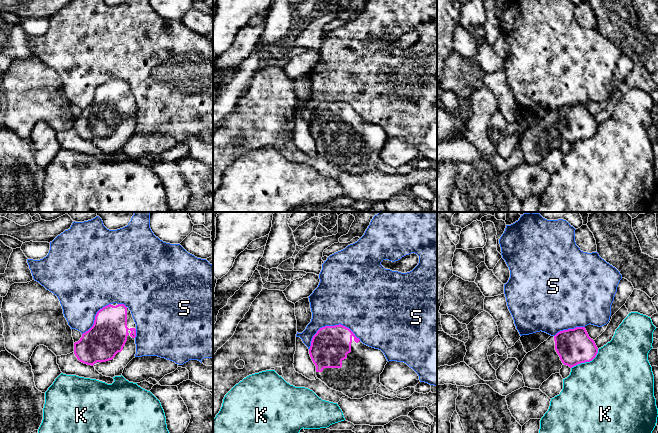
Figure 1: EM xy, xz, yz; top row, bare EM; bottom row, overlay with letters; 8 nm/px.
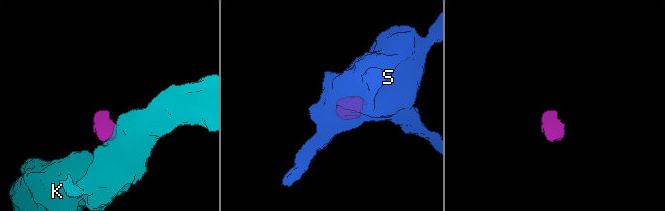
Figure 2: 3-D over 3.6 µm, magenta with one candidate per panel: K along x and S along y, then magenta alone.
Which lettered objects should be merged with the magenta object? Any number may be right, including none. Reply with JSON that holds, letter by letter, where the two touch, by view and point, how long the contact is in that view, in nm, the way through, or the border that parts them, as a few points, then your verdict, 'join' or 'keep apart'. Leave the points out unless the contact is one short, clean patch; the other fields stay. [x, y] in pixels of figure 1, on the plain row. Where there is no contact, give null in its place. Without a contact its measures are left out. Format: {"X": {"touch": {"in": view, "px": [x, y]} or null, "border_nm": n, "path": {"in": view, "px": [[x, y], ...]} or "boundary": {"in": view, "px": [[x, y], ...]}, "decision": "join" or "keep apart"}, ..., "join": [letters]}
{"K": {"touch": {"in": "yz", "px": [586, 137]}, "border_nm": 280, "boundary": {"in": "yz", "px": [[598, 125], [598, 128], [591, 136], [578, 139], [571, 144]]}, "decision": "keep apart"}, "S": {"touch": {"in": "xz", "px": [329, 102]}, "border_nm": 420, "decision": "keep apart"}, "join": []}

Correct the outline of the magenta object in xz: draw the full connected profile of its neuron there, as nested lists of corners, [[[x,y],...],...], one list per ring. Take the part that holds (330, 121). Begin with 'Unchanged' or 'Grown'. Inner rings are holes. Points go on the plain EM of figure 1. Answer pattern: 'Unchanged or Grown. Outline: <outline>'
Grown. Outline: [[[341,100],[320,104],[312,114],[309,130],[316,142],[317,154],[351,175],[377,170],[377,164],[381,161],[380,150],[388,138],[381,126],[363,120],[349,104]]]

